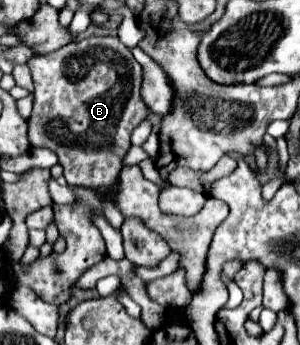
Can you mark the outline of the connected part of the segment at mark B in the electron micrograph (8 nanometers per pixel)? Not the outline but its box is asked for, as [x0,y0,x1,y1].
[28,37,150,229]

